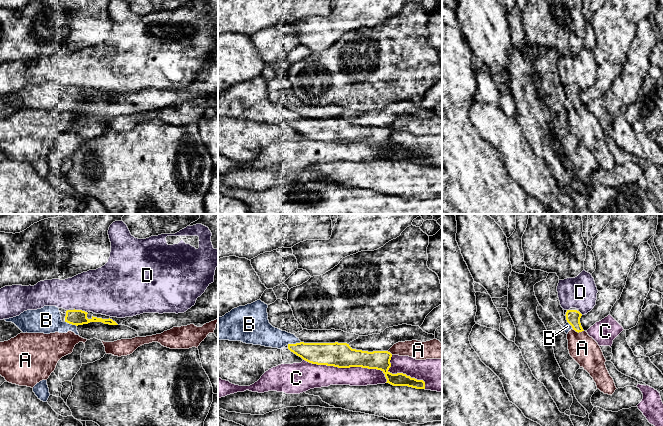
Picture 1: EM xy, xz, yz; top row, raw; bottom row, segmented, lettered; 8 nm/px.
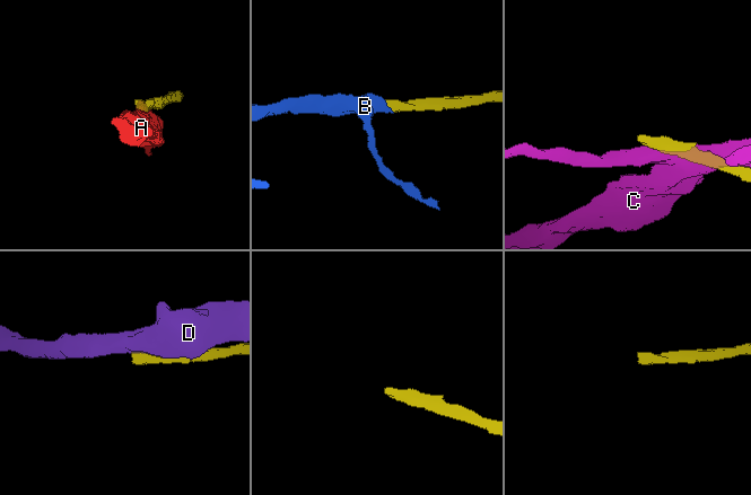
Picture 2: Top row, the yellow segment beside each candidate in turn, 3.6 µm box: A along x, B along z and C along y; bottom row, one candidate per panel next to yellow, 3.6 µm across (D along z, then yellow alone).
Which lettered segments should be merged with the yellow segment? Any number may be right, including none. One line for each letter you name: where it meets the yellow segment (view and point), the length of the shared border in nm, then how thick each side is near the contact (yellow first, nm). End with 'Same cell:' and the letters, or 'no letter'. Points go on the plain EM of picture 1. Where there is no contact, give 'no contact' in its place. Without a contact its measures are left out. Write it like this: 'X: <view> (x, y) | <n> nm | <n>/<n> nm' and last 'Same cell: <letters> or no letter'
B: xz (293, 120) | 110 nm | 180/190 nm
Same cell: B

